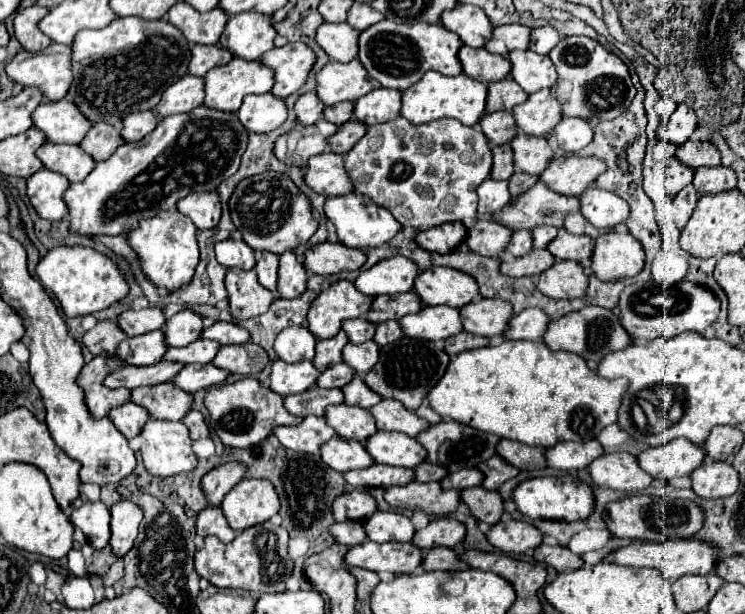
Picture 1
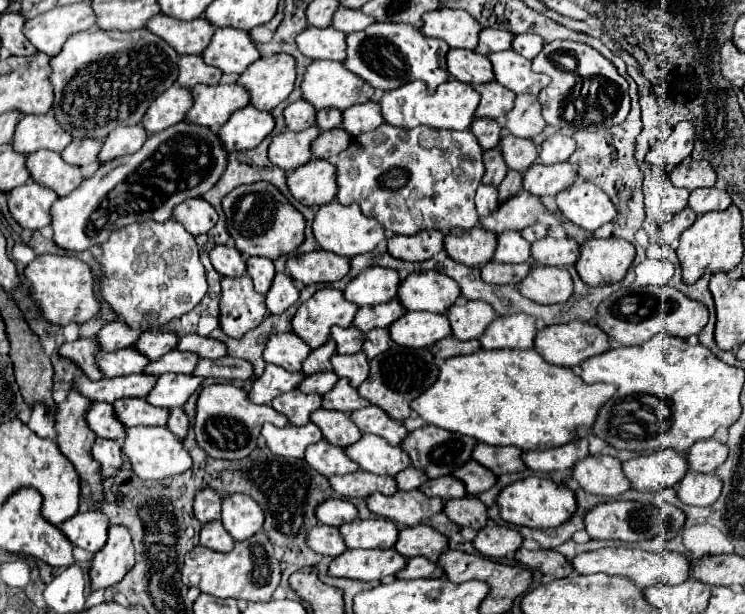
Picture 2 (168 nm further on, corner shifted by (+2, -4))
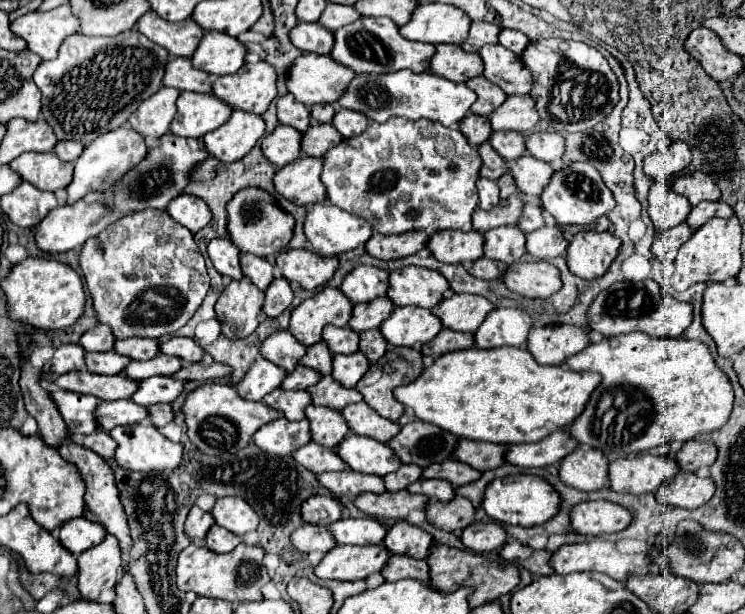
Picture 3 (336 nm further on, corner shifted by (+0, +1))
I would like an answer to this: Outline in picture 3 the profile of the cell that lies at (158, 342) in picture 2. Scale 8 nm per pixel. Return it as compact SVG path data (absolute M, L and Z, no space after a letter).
M130 337L124 341L116 341L114 351L130 357L132 361L148 361L158 355L158 341L146 337Z

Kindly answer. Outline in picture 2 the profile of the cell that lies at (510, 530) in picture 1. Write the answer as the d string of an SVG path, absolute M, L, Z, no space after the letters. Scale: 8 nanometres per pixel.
M490 524L482 528L474 540L474 548L486 558L504 558L510 552L520 550L522 534L510 526Z

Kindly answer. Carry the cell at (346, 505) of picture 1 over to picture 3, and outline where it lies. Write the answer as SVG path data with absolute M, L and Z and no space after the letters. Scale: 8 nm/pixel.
M314 495L302 503L302 519L304 523L312 525L332 525L342 517L342 511L344 511L342 503L336 501L334 497Z

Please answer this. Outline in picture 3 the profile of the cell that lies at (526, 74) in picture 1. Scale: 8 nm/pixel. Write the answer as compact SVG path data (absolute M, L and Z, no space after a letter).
M484 45L480 51L484 61L484 77L496 83L506 95L528 95L532 73L522 65L522 59L502 45Z

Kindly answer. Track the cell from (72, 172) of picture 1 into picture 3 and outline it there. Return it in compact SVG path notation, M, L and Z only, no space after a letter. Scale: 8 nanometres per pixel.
M22 153L10 163L10 169L40 191L64 189L74 173L74 165L60 161L56 153Z

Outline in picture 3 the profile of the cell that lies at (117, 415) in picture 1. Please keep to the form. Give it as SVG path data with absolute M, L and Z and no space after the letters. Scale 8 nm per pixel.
M54 391L50 393L50 399L54 399L54 405L62 415L70 433L90 435L98 431L98 425L94 419L94 407L98 405L96 397L86 397L70 391Z

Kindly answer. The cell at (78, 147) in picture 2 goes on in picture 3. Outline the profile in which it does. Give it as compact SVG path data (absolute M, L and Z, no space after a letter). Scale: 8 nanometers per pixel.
M60 141L54 147L54 153L62 159L62 161L76 161L76 157L82 153L84 145L76 143L76 141Z

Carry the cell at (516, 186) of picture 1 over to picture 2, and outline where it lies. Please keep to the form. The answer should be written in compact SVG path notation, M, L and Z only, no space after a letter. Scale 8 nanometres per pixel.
M510 170L508 178L504 178L504 182L498 188L498 192L500 192L500 202L504 202L504 200L516 196L518 192L522 192L522 174Z

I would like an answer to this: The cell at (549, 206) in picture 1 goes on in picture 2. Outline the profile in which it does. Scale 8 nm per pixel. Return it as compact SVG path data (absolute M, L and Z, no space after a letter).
M526 190L516 194L514 198L502 202L498 210L492 214L480 218L480 226L486 230L492 230L494 234L502 234L506 230L522 232L524 226L532 226L538 222L538 214L548 212L542 200L534 194L528 194Z

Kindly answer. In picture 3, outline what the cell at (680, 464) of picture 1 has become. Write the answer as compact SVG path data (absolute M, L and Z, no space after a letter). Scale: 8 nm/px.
M640 453L630 459L616 459L608 467L608 487L616 493L656 493L656 489L678 473L676 461L666 457L654 457Z

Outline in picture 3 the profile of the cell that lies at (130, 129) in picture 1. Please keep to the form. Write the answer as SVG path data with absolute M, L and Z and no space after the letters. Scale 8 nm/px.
M124 125L118 127L110 133L104 133L102 137L96 137L88 147L84 147L82 155L74 161L74 179L72 183L66 187L66 203L74 205L78 199L82 199L86 193L90 191L98 191L98 189L112 189L118 181L122 181L126 177L126 173L138 165L138 161L144 159L146 155L146 145L144 145L144 137L140 133L136 133L132 127Z

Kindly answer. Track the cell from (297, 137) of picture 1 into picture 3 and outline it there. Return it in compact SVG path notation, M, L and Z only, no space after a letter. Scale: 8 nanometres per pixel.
M278 125L270 135L262 139L262 153L272 165L284 167L300 157L300 139L302 133L294 127Z

